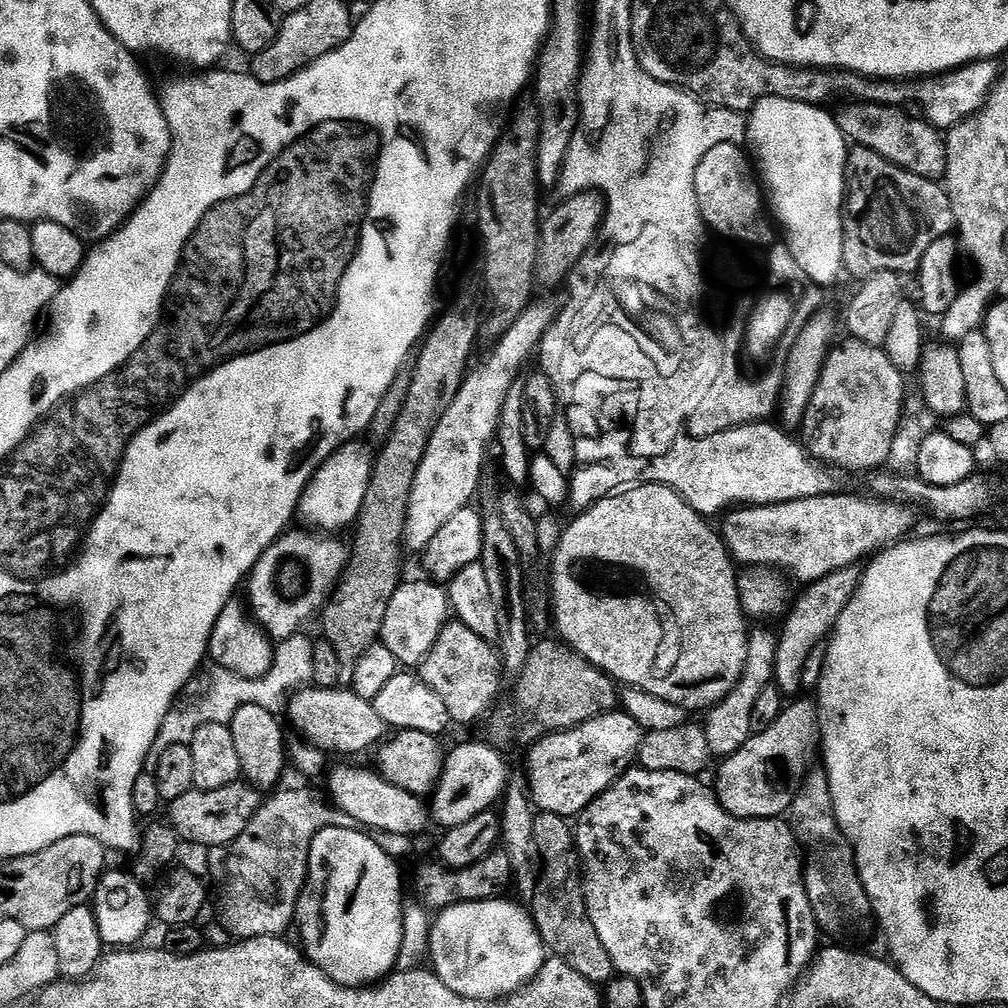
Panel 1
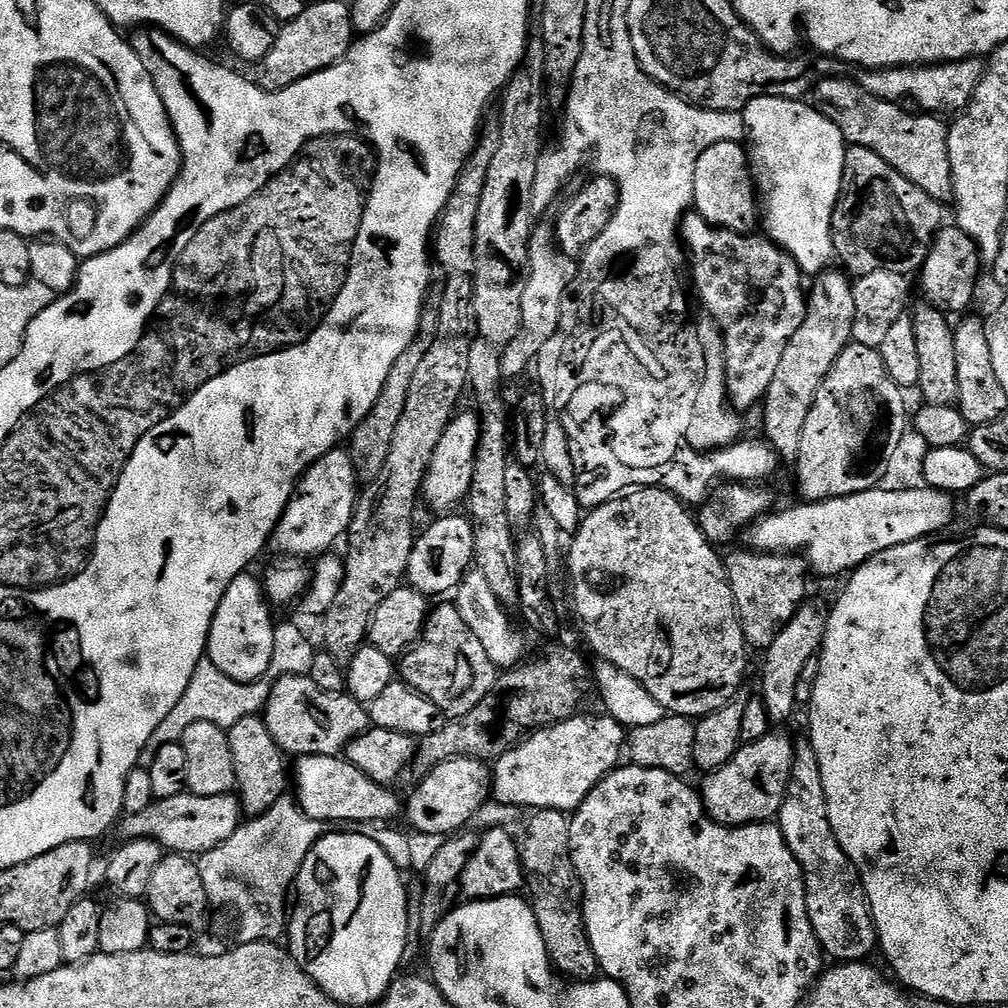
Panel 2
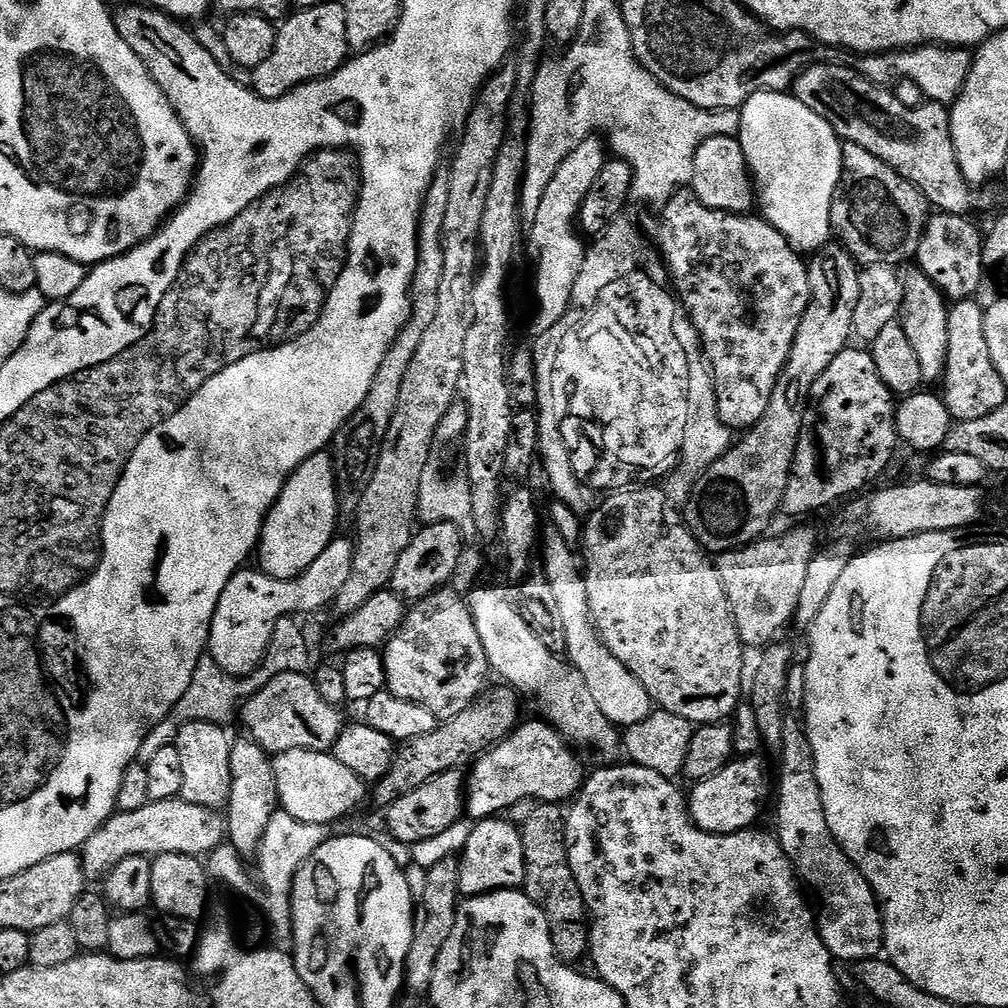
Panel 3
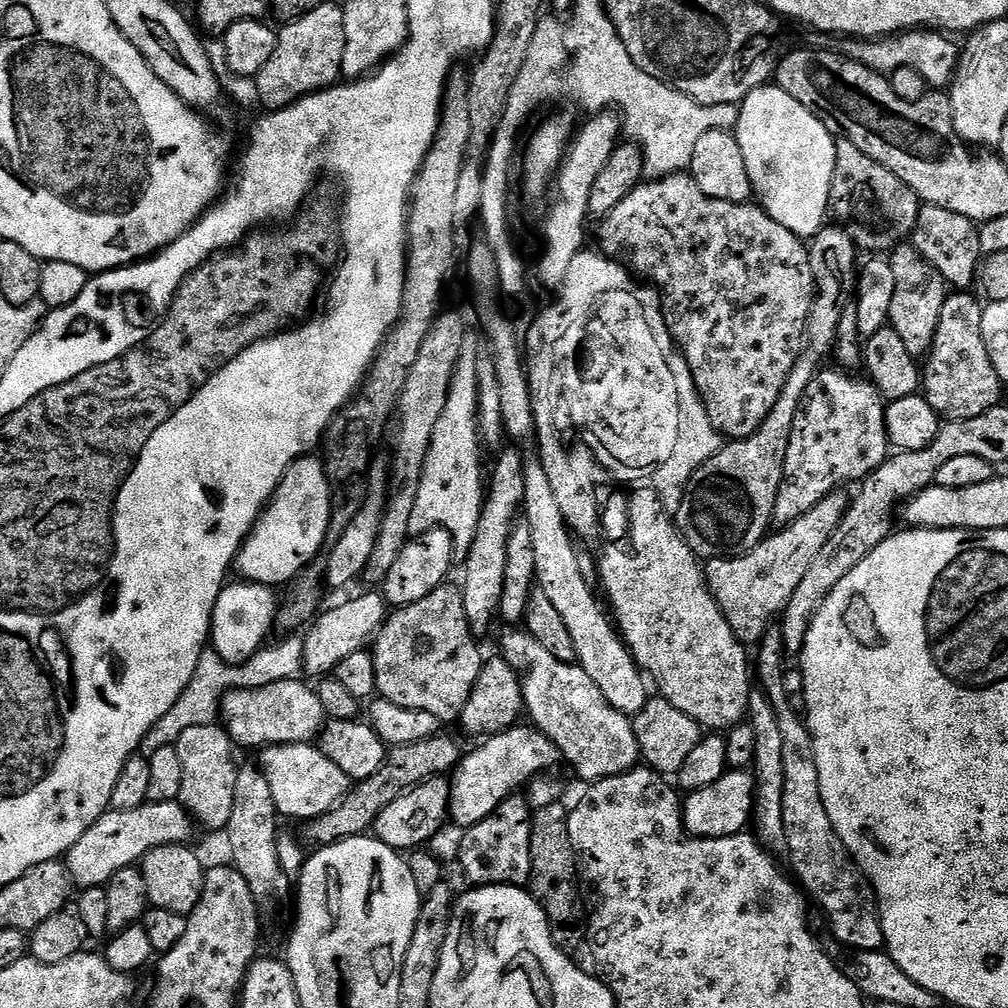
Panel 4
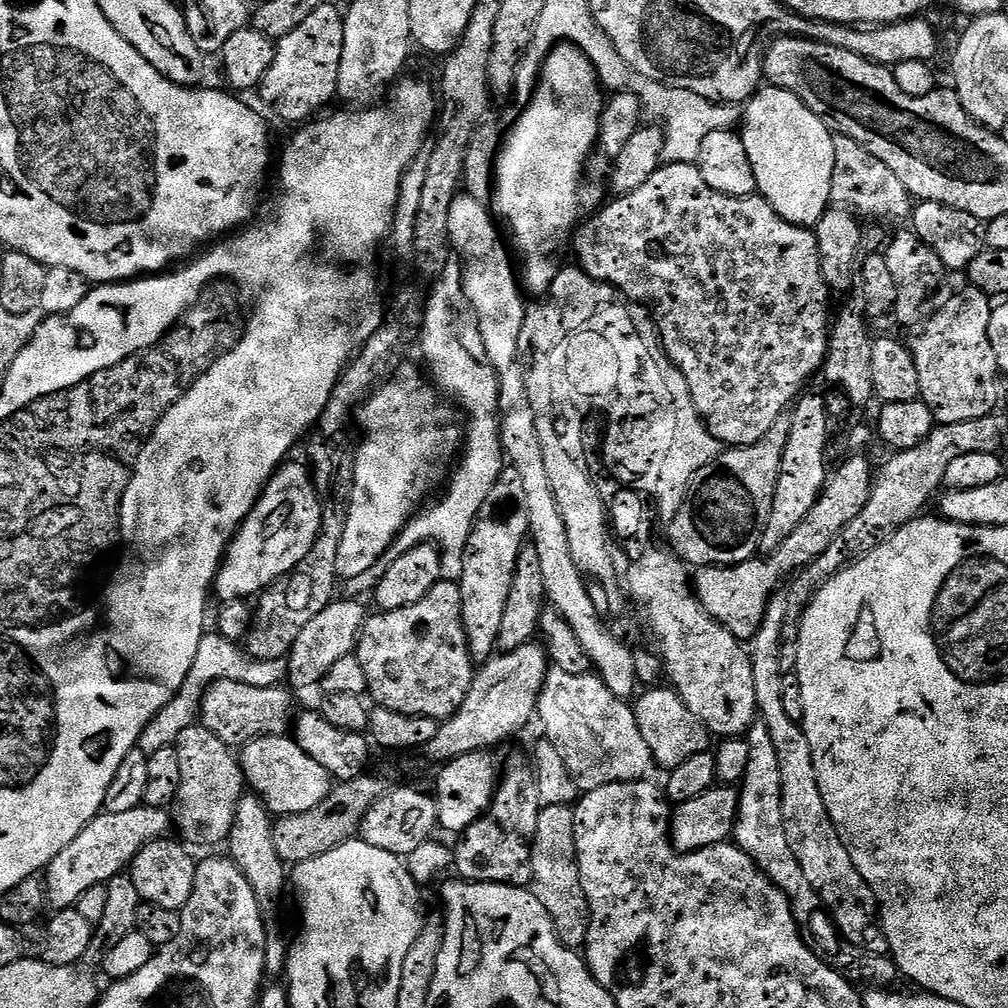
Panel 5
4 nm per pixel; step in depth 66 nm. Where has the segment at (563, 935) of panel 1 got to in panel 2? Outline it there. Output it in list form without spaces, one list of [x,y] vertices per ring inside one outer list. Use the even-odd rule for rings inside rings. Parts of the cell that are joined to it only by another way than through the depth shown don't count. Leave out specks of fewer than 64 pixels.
[[[541,808],[527,817],[523,828],[524,837],[521,835],[518,843],[520,861],[524,867],[526,899],[534,910],[534,918],[538,918],[538,930],[542,930],[542,942],[546,942],[552,967],[557,973],[565,977],[568,975],[567,979],[572,982],[597,979],[600,964],[596,961],[584,925],[582,893],[570,854],[569,817],[558,810]]]

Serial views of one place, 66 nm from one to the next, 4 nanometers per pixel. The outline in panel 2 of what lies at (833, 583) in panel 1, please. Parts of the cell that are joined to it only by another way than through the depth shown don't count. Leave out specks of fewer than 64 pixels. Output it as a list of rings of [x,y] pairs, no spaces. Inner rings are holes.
[[[805,602],[800,609],[784,623],[783,628],[772,639],[772,645],[763,653],[764,669],[760,672],[759,695],[766,706],[766,714],[773,726],[784,726],[784,723],[798,711],[796,695],[798,694],[798,678],[801,677],[805,663],[815,657],[824,643],[828,612],[820,604]]]

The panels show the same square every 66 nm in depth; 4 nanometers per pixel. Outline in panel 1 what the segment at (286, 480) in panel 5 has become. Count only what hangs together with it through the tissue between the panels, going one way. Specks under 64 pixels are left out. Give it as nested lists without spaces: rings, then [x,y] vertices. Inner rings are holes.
[[[364,442],[341,444],[338,451],[330,454],[330,458],[326,458],[326,462],[322,462],[320,469],[312,476],[298,509],[298,520],[304,523],[305,529],[320,534],[336,534],[339,528],[351,529],[355,525],[366,498],[366,490],[370,486],[374,463],[367,446],[360,443]]]

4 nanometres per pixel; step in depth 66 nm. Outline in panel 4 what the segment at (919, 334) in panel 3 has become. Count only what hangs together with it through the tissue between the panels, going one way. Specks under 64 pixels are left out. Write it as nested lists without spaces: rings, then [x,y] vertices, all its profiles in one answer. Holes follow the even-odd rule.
[[[905,242],[899,248],[893,248],[890,263],[894,270],[894,302],[890,306],[888,324],[901,336],[906,350],[910,350],[912,356],[927,357],[942,318],[942,306],[950,295],[950,285],[911,243]]]

